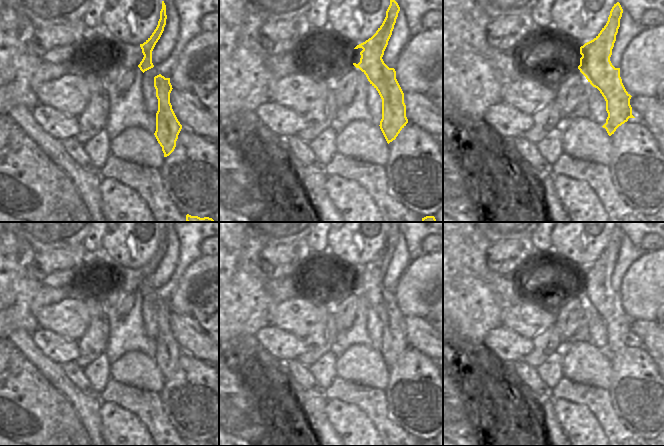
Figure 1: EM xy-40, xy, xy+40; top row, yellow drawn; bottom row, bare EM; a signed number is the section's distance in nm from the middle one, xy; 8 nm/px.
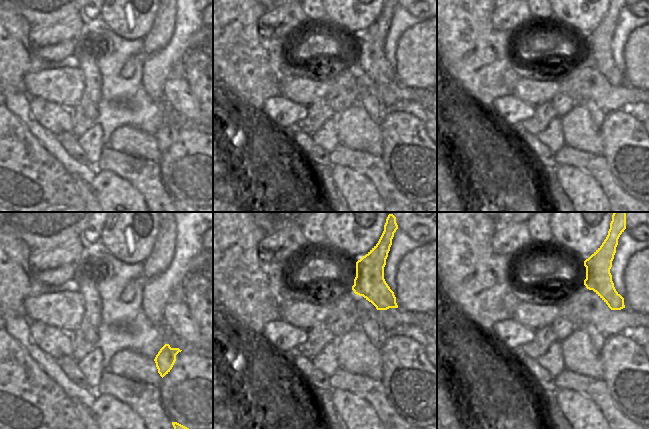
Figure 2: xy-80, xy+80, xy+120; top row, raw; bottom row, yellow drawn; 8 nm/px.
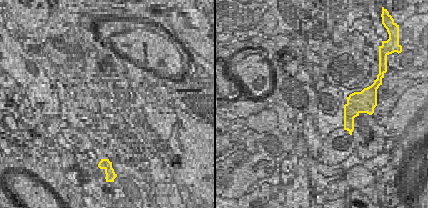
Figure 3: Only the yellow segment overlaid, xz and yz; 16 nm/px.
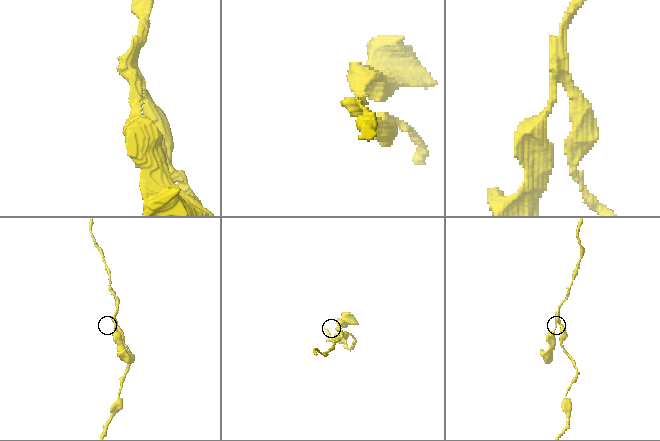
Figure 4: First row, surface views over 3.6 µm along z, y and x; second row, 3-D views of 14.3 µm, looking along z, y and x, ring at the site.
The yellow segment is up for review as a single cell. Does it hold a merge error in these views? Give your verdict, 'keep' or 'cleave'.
keep

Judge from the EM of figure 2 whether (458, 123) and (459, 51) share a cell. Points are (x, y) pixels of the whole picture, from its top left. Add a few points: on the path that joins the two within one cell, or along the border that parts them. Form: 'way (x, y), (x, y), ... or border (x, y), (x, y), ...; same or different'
border (464, 95), (483, 109); different

